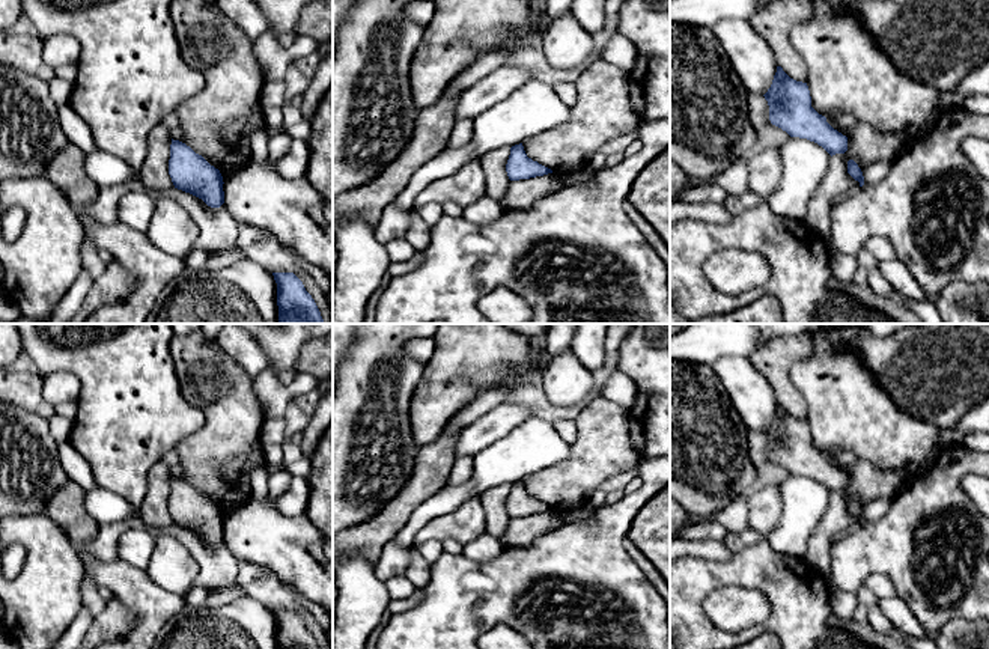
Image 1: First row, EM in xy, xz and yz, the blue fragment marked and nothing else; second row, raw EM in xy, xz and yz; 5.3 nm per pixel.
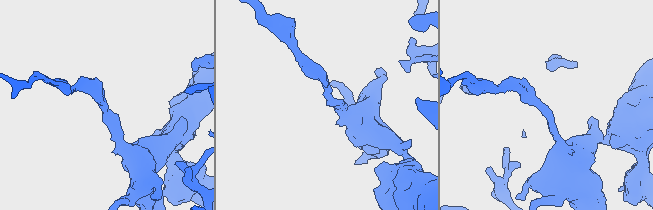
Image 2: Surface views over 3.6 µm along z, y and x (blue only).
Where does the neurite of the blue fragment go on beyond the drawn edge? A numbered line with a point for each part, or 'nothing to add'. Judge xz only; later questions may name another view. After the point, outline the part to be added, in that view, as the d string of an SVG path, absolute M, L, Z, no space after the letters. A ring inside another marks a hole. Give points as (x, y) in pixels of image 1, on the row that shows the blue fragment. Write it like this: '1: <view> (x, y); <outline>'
nothing to add

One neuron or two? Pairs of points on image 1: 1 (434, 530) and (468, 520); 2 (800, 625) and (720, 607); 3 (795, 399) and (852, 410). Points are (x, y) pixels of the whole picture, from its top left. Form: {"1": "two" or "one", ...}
{"1": "one", "2": "two", "3": "two"}

